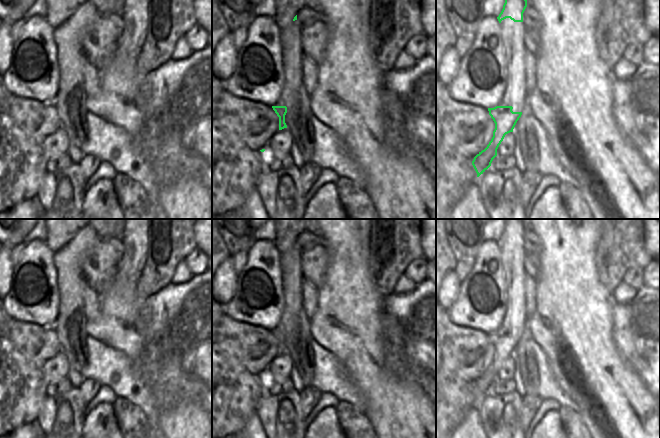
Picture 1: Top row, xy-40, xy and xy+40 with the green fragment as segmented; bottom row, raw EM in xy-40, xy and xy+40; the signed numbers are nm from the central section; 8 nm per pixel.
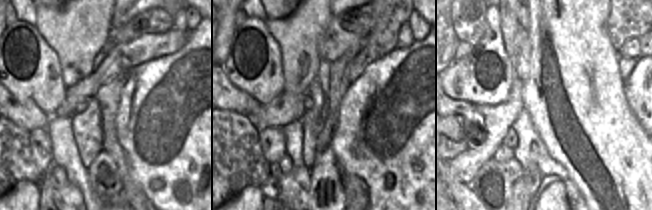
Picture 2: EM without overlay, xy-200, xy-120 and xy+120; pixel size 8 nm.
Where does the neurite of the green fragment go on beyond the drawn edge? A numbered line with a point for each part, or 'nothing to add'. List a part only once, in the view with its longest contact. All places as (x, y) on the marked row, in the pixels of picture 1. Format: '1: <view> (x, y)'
nothing to add

